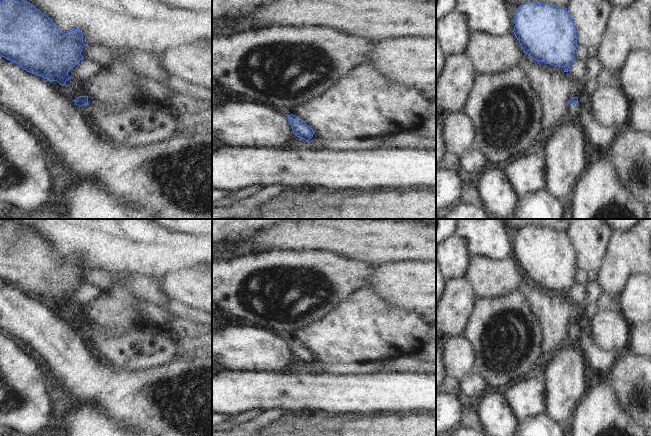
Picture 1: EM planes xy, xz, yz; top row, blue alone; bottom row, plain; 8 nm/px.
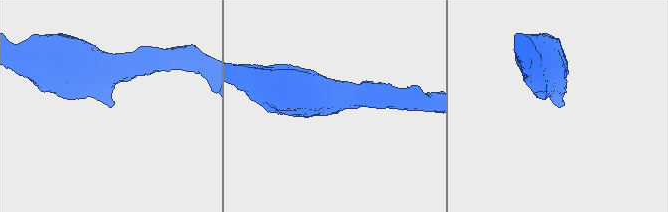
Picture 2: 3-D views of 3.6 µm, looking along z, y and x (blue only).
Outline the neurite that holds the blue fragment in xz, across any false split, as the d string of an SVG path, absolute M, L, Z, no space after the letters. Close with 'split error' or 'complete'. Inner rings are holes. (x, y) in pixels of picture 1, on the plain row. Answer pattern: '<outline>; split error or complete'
M291 338L288 339L288 345L292 351L293 357L297 361L304 363L306 366L313 361L313 353L300 342Z; complete

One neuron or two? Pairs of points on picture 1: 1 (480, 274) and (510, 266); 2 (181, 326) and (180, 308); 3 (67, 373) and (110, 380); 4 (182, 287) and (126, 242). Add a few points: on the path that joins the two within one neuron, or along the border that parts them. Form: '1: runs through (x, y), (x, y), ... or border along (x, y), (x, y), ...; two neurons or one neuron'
1: runs through (487, 274), (503, 273); one neuron
2: border along (176, 317), (182, 317), (201, 324); two neurons
3: runs through (78, 375), (84, 380), (99, 380); one neuron
4: border along (189, 268), (171, 271), (159, 278); two neurons

